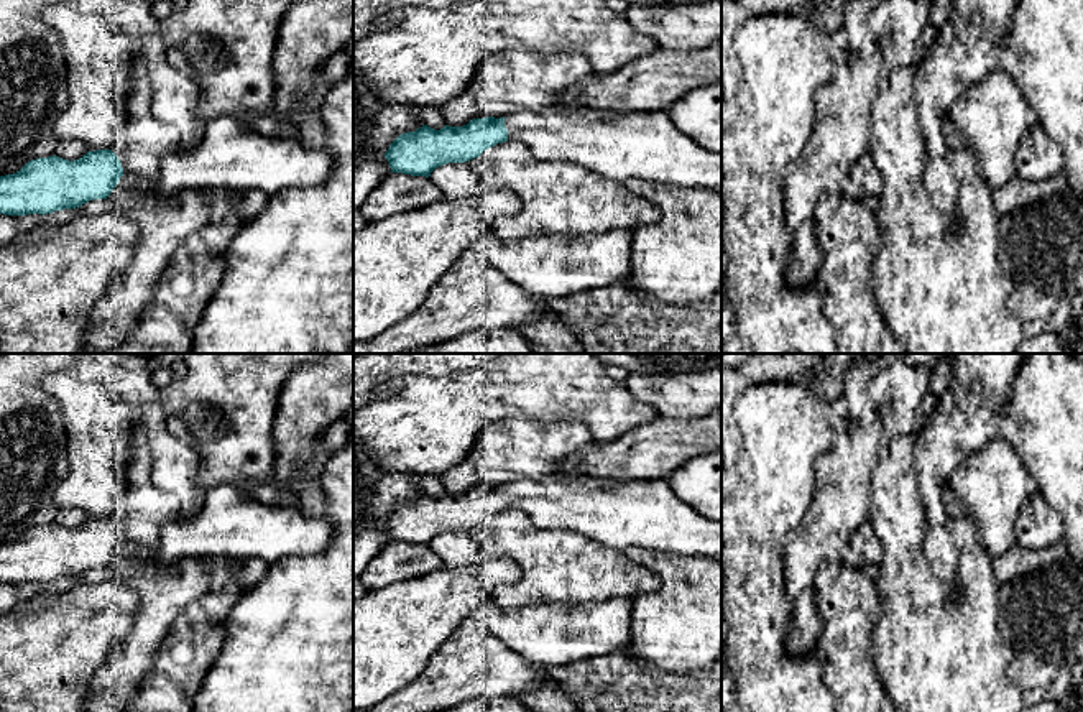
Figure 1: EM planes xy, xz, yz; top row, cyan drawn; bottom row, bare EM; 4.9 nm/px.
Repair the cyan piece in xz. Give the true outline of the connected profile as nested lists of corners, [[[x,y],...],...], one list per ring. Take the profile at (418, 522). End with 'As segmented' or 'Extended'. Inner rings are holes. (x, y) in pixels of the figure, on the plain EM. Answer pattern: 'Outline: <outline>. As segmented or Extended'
Outline: [[[519,479],[501,487],[473,487],[463,495],[445,493],[434,498],[422,493],[416,500],[399,503],[389,513],[385,526],[391,541],[429,546],[442,533],[470,529],[485,518],[508,508],[524,511],[537,528],[575,531],[615,551],[638,546],[682,557],[721,557],[721,521],[695,513],[674,493],[666,479],[631,482],[613,479],[549,482]]]. Extended

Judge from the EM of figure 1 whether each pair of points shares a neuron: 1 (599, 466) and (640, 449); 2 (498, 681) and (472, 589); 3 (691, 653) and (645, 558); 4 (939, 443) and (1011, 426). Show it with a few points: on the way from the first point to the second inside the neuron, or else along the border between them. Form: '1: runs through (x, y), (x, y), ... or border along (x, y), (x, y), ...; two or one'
1: runs through (608, 461), (630, 457); one
2: border along (479, 609), (449, 635); two
3: runs through (691, 627), (691, 596), (671, 576); one
4: border along (1011, 393), (1000, 418), (998, 434); two

